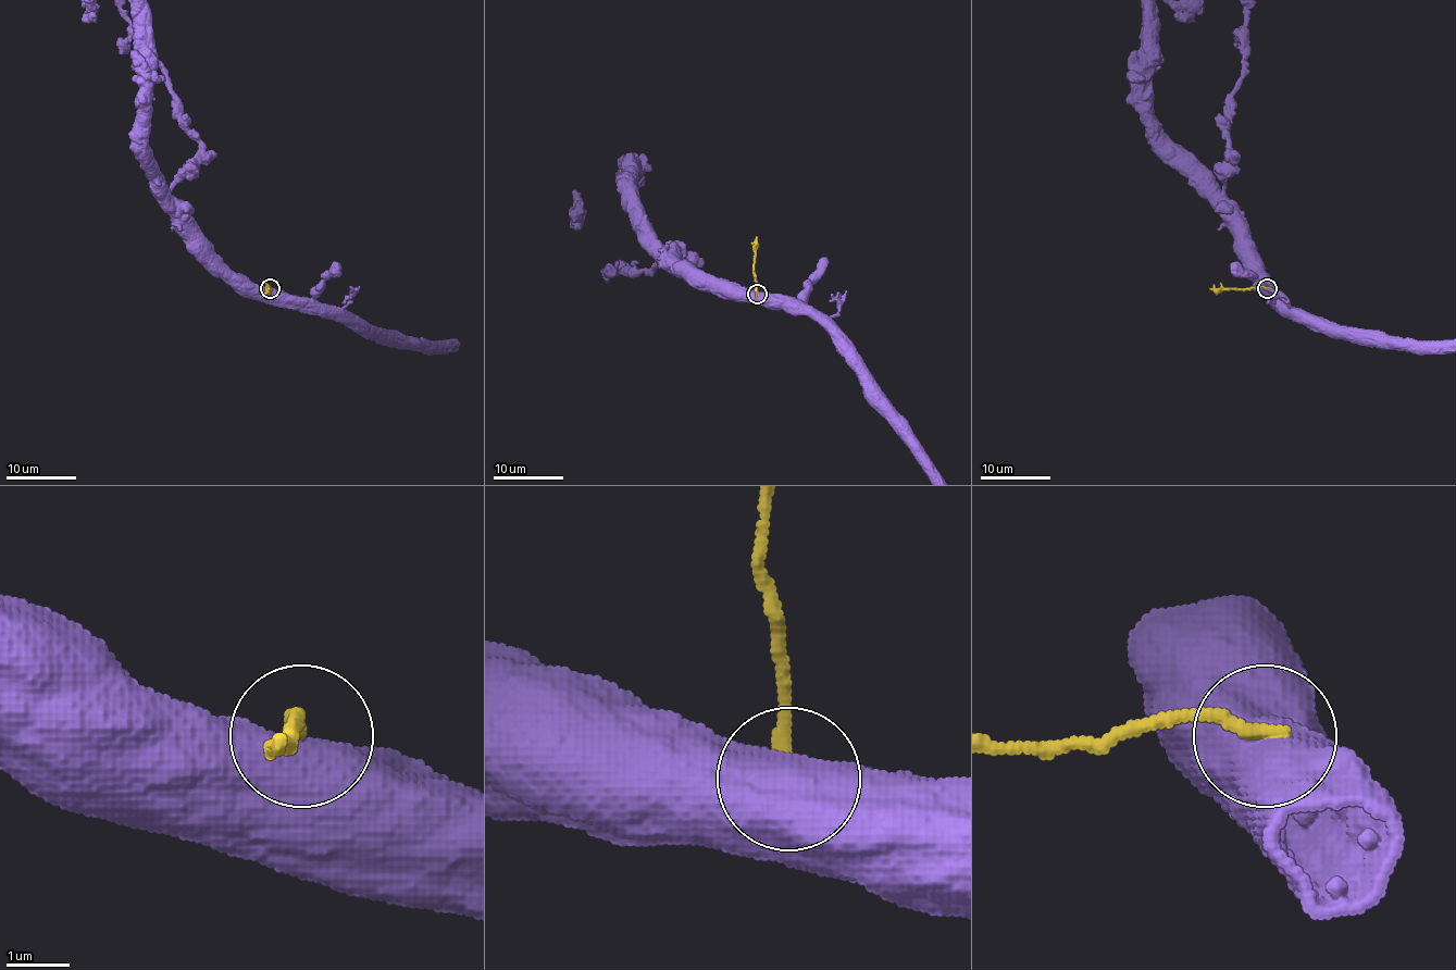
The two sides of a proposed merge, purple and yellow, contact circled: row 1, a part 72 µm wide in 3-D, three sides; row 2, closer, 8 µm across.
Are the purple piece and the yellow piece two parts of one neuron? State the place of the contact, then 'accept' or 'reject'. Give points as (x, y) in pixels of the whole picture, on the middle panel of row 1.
place (757, 294); reject

